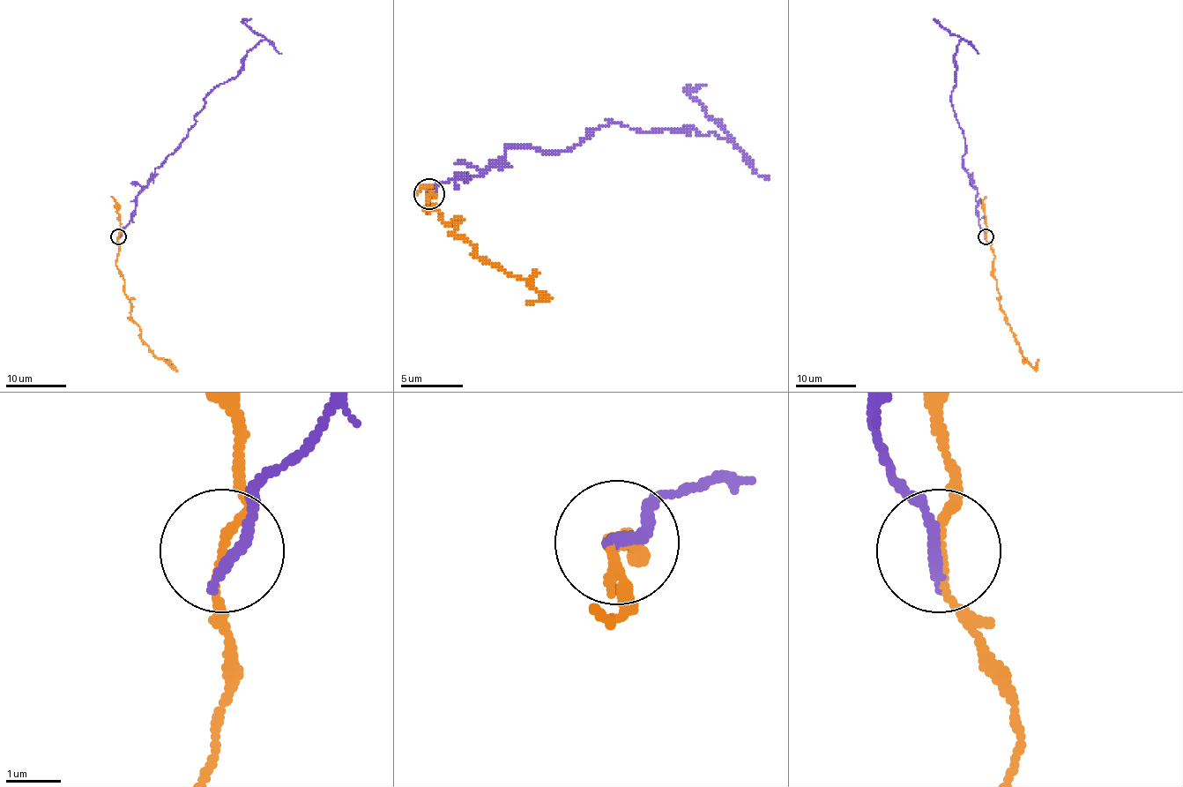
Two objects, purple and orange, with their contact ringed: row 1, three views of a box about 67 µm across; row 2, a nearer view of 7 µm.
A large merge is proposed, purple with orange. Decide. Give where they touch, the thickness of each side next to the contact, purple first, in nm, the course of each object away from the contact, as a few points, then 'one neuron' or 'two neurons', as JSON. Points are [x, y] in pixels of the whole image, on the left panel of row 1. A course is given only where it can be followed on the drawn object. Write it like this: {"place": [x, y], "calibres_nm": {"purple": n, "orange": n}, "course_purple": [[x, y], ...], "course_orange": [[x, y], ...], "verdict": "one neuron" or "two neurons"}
{"place": [118, 236], "calibres_nm": {"purple": 240, "orange": 140}, "course_purple": [[118, 236], [137, 195], [185, 138], [204, 99], [238, 74], [245, 55], [264, 38], [243, 21], [251, 18]], "course_orange": [[118, 236], [115, 266], [124, 281], [130, 318], [139, 327], [141, 340], [170, 367], [165, 359]], "verdict": "two neurons"}

